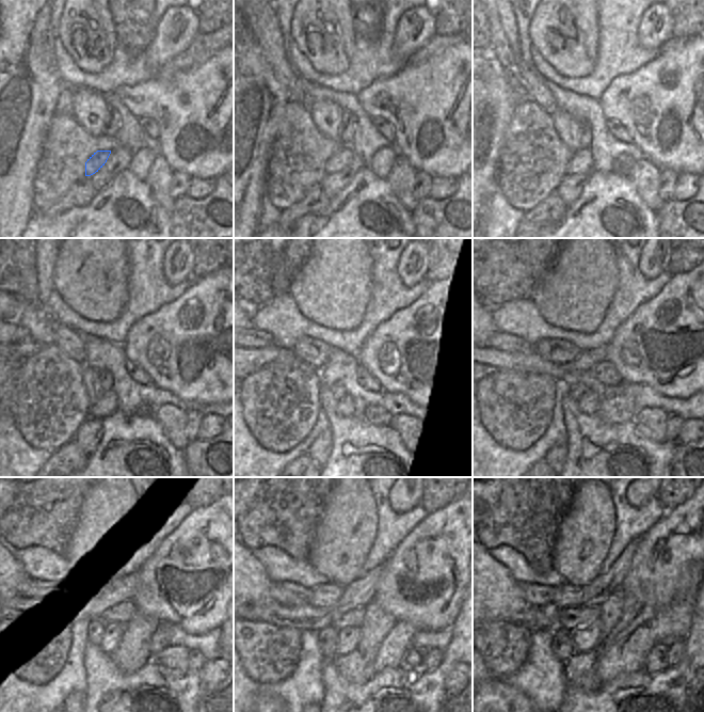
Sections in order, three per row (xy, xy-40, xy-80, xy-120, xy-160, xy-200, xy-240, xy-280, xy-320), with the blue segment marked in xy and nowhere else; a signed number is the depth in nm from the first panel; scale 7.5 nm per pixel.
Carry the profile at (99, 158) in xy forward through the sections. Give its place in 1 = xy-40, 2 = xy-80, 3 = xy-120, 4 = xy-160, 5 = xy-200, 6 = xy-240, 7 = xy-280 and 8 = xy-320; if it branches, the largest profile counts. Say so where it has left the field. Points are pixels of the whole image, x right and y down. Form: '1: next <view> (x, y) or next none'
1: next xy-40 (342, 158)
2: next xy-80 (581, 160)
3: next xy-120 (107, 405)
4: next xy-160 (347, 407)
5: next xy-200 (589, 402)
6: next xy-240 (112, 634)
7: next xy-280 (348, 637)
8: next xy-320 (586, 637)

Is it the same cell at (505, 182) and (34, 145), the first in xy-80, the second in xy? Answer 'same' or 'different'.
different

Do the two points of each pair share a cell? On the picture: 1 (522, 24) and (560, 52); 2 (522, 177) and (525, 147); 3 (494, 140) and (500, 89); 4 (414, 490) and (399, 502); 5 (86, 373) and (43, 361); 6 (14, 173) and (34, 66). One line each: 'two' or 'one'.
1: two
2: one
3: one
4: one
5: two
6: one

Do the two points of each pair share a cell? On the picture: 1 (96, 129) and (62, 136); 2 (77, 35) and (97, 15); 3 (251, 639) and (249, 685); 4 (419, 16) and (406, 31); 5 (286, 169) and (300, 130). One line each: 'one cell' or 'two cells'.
1: two cells
2: one cell
3: two cells
4: one cell
5: one cell

